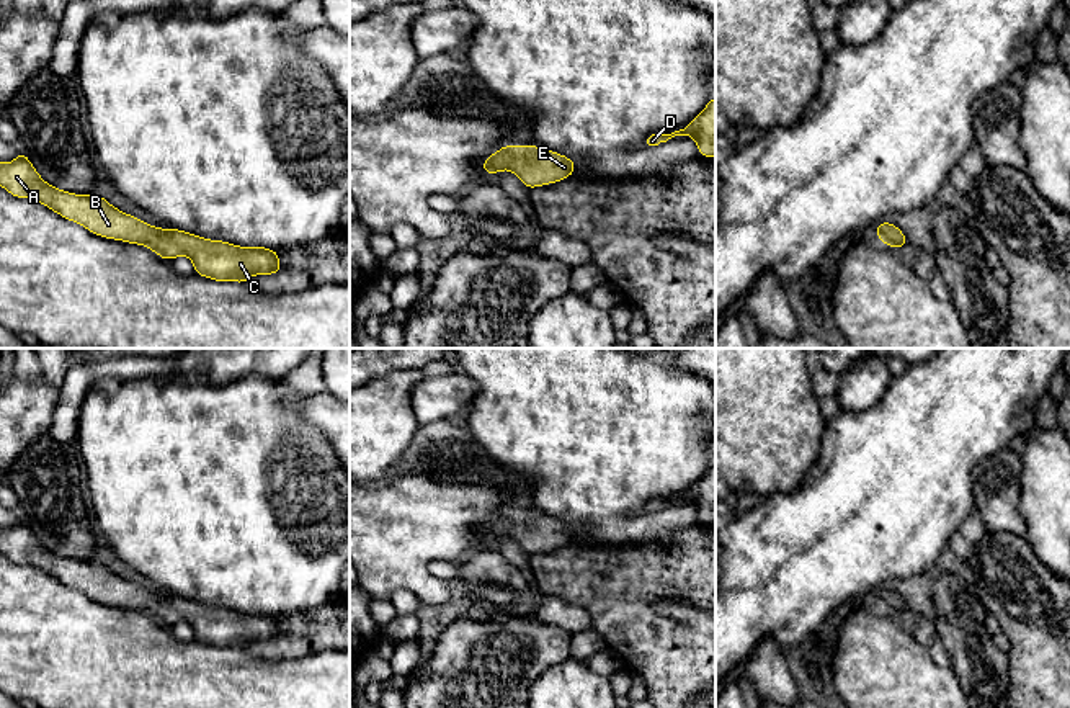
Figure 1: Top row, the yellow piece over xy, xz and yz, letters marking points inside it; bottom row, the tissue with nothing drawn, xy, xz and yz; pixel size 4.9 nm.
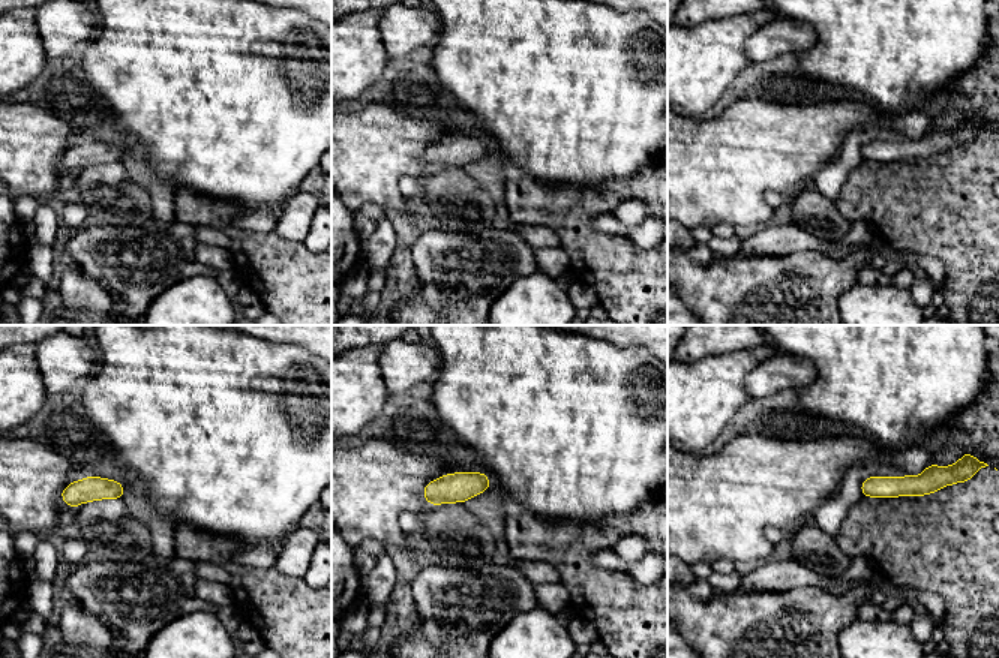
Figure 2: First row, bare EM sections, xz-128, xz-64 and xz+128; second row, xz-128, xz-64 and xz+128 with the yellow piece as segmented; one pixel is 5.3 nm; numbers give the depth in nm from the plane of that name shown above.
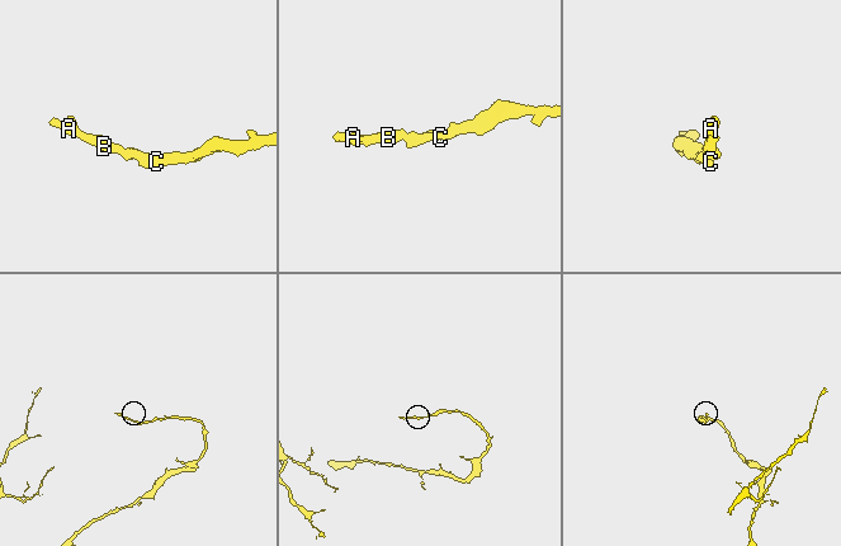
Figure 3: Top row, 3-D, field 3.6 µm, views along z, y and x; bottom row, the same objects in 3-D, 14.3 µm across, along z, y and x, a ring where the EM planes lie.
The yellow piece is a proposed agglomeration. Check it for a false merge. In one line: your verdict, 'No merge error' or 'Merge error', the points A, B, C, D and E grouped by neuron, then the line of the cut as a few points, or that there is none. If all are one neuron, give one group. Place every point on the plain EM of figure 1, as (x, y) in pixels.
No merge error. Groups: A B C D E. No split

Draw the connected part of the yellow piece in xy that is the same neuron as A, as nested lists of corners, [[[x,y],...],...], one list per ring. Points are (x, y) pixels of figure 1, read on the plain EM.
[[[20,517],[18,523],[10,530],[0,530],[0,553],[3,553],[10,561],[18,564],[31,564],[41,571],[51,574],[57,580],[69,587],[78,589],[90,598],[98,600],[106,605],[118,605],[129,610],[147,612],[157,621],[165,626],[173,626],[178,621],[186,621],[194,630],[194,639],[216,646],[216,648],[239,648],[247,649],[250,643],[281,639],[279,621],[276,616],[265,613],[237,613],[222,607],[207,607],[194,600],[188,600],[178,595],[155,595],[154,592],[121,579],[111,572],[105,564],[98,561],[74,561],[69,558],[60,558],[47,551],[34,536],[26,520]]]

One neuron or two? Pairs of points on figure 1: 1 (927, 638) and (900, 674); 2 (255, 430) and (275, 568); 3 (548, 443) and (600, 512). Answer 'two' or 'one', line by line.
1: two
2: one
3: one

